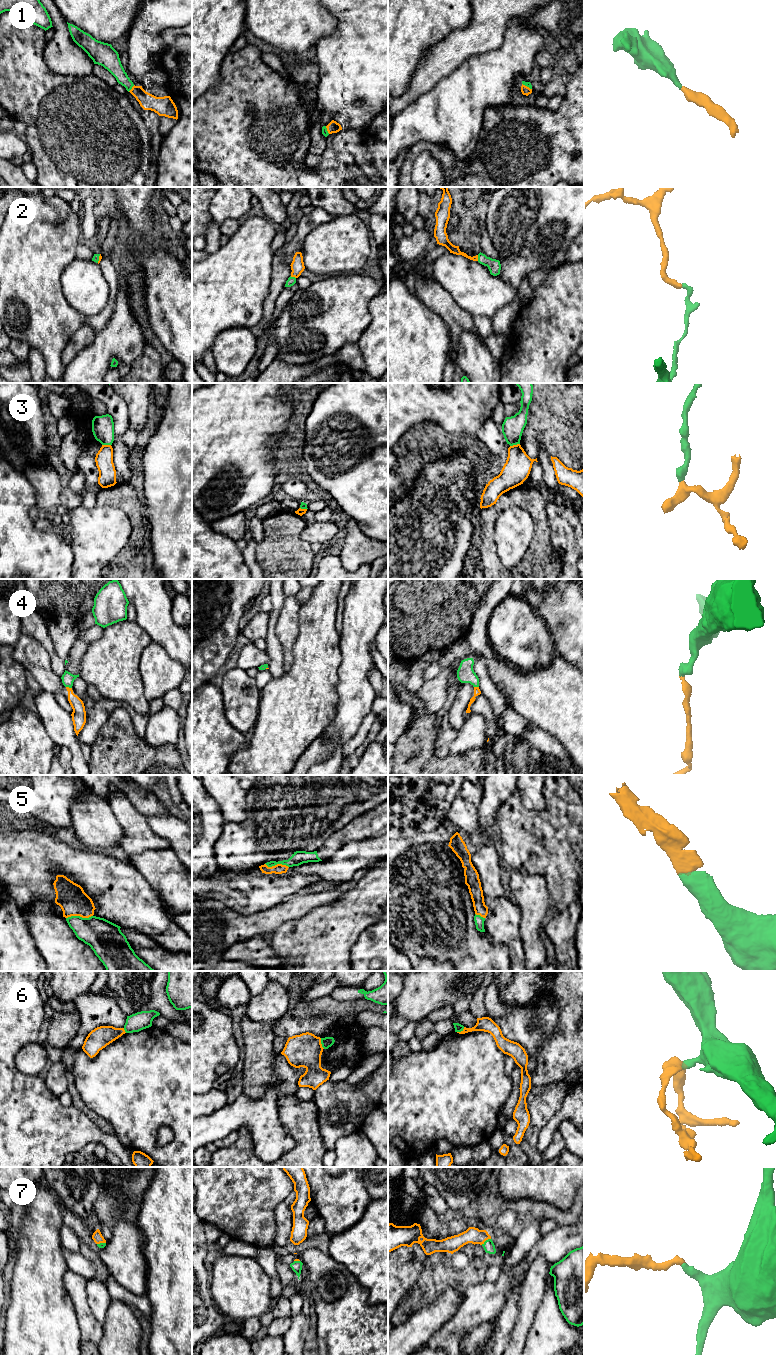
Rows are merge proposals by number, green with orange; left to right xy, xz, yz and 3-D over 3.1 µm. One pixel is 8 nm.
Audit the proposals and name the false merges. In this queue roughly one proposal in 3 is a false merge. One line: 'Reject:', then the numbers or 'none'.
Reject: 3, 6

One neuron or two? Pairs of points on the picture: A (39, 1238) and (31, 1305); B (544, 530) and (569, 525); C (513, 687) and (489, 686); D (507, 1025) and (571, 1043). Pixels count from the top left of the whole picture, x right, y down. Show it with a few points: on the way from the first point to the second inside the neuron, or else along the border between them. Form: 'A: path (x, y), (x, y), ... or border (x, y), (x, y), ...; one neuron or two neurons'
A: path (39, 1255), (37, 1288); one neuron
B: border (545, 506), (550, 542), (556, 552); two neurons
C: border (485, 665), (490, 680), (507, 705); two neurons
D: border (559, 1015), (554, 1031), (541, 1044), (537, 1057); two neurons

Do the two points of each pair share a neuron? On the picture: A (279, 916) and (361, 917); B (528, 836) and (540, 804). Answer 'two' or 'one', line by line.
A: two
B: two

